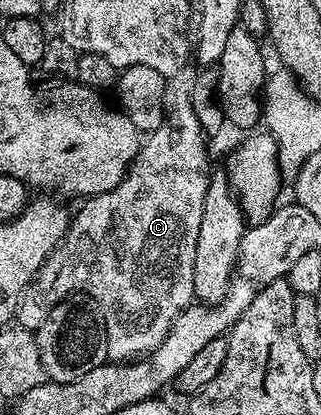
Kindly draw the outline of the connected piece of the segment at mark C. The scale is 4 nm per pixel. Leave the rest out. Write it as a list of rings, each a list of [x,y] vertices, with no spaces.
[[[190,65],[181,67],[167,78],[162,123],[141,140],[138,156],[130,163],[126,176],[111,191],[81,200],[82,208],[73,212],[66,234],[59,239],[58,246],[50,252],[42,268],[35,273],[34,280],[18,298],[16,319],[21,326],[37,332],[40,324],[52,313],[54,304],[81,293],[102,316],[109,358],[133,361],[157,351],[177,315],[192,303],[196,241],[200,241],[200,217],[204,217],[204,197],[212,178],[210,155],[206,152],[207,136],[192,109],[192,85],[197,80],[198,71]]]

